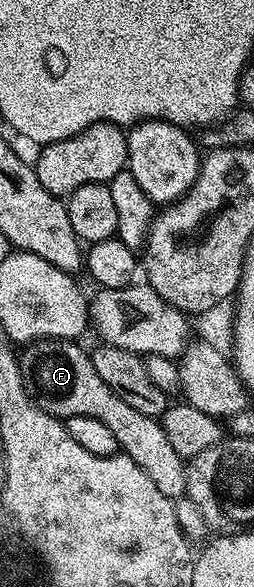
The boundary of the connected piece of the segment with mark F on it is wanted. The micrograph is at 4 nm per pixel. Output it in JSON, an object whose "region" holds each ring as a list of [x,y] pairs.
{"region":[[[45,340],[29,345],[22,354],[24,381],[36,403],[47,414],[67,420],[70,416],[94,416],[94,420],[102,420],[110,432],[114,432],[114,440],[118,440],[120,450],[127,454],[134,464],[138,464],[154,480],[154,485],[162,496],[177,500],[186,494],[185,459],[174,452],[170,440],[166,440],[163,425],[157,419],[130,408],[126,400],[114,396],[114,391],[106,385],[106,380],[98,376],[92,363],[92,355],[80,347],[76,340]]]}

